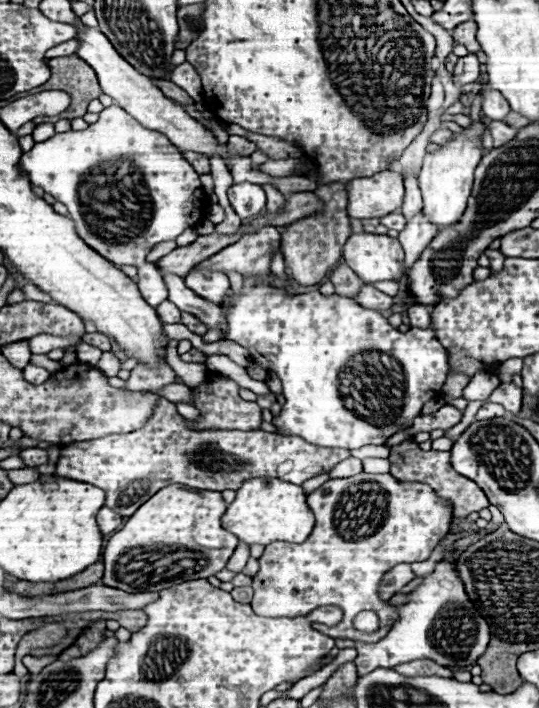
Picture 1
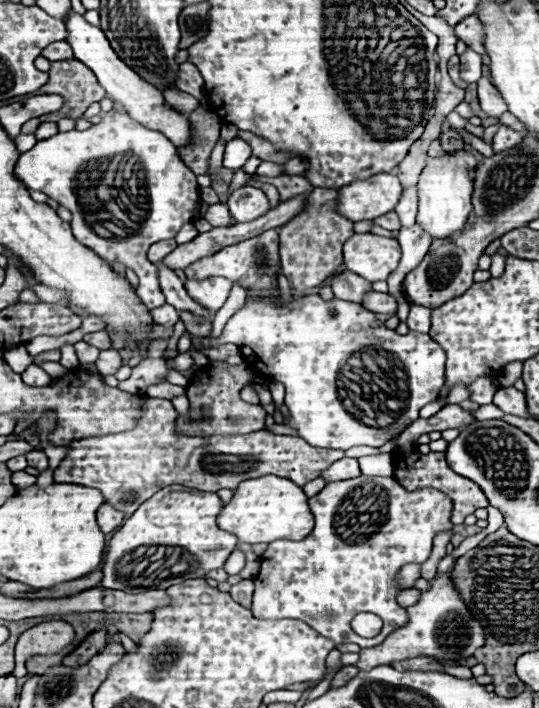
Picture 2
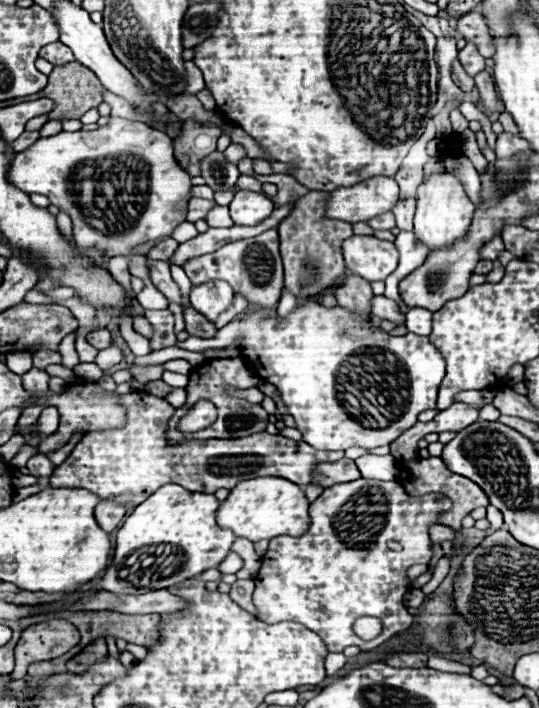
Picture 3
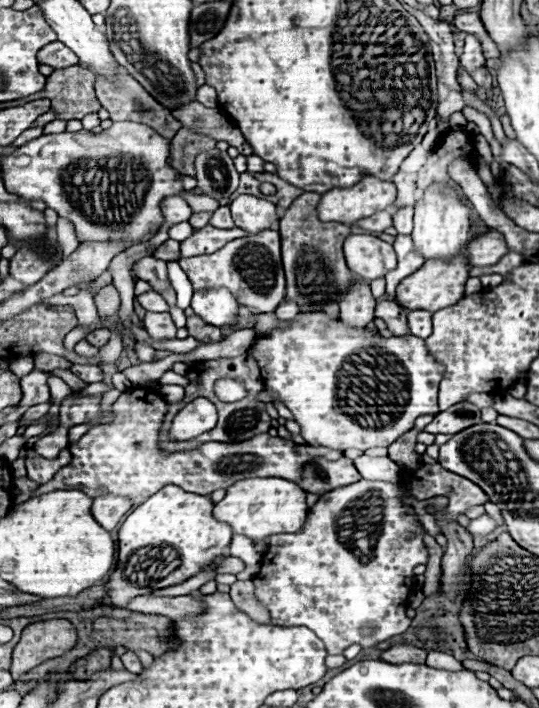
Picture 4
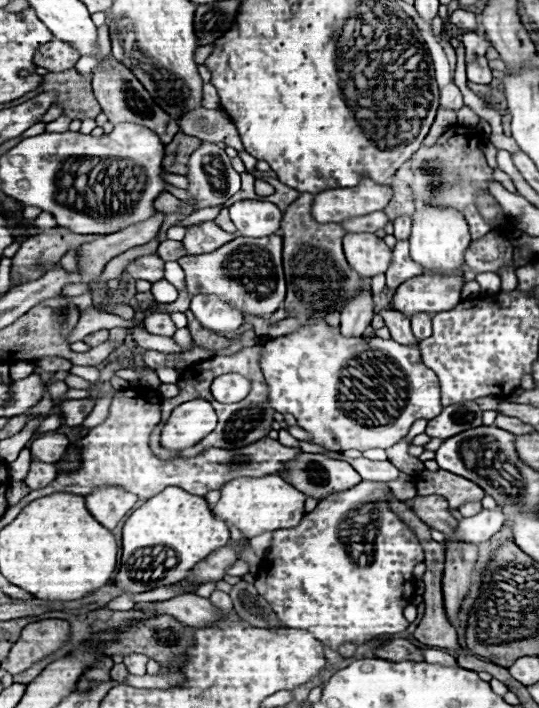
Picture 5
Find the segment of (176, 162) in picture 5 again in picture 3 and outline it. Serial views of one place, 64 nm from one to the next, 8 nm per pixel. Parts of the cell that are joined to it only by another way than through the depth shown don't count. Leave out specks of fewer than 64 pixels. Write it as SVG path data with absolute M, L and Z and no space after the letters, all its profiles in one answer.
M194 120L182 124L182 132L174 138L174 158L190 172L190 176L200 176L200 160L216 150L216 140L220 130L216 126L200 126Z

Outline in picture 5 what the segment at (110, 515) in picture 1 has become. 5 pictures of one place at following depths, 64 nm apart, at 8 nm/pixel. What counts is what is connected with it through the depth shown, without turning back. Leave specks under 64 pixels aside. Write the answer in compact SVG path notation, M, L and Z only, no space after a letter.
M100 486L86 496L86 508L108 530L112 530L136 504L138 496L120 486Z

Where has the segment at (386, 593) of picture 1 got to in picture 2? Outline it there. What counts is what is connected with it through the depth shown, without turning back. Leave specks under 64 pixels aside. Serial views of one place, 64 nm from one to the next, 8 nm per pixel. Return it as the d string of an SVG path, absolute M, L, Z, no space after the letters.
M406 564L398 572L398 580L402 588L412 588L418 578L420 578L420 564Z

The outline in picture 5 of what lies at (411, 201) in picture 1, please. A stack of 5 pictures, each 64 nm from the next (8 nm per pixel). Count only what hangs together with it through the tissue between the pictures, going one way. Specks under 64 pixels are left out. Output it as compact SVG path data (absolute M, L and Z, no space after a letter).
M400 216L394 220L394 236L396 240L408 240L410 238L410 228L412 228L412 218L410 216Z

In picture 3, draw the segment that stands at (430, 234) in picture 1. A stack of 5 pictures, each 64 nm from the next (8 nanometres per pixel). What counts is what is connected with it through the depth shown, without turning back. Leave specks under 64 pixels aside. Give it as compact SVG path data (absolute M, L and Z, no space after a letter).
M400 232L396 236L394 244L398 248L400 258L398 258L398 268L386 278L386 294L384 296L396 300L401 312L406 314L409 308L398 296L398 284L402 278L406 278L410 272L414 272L420 264L424 264L426 256L428 256L428 248L416 240L414 232Z

